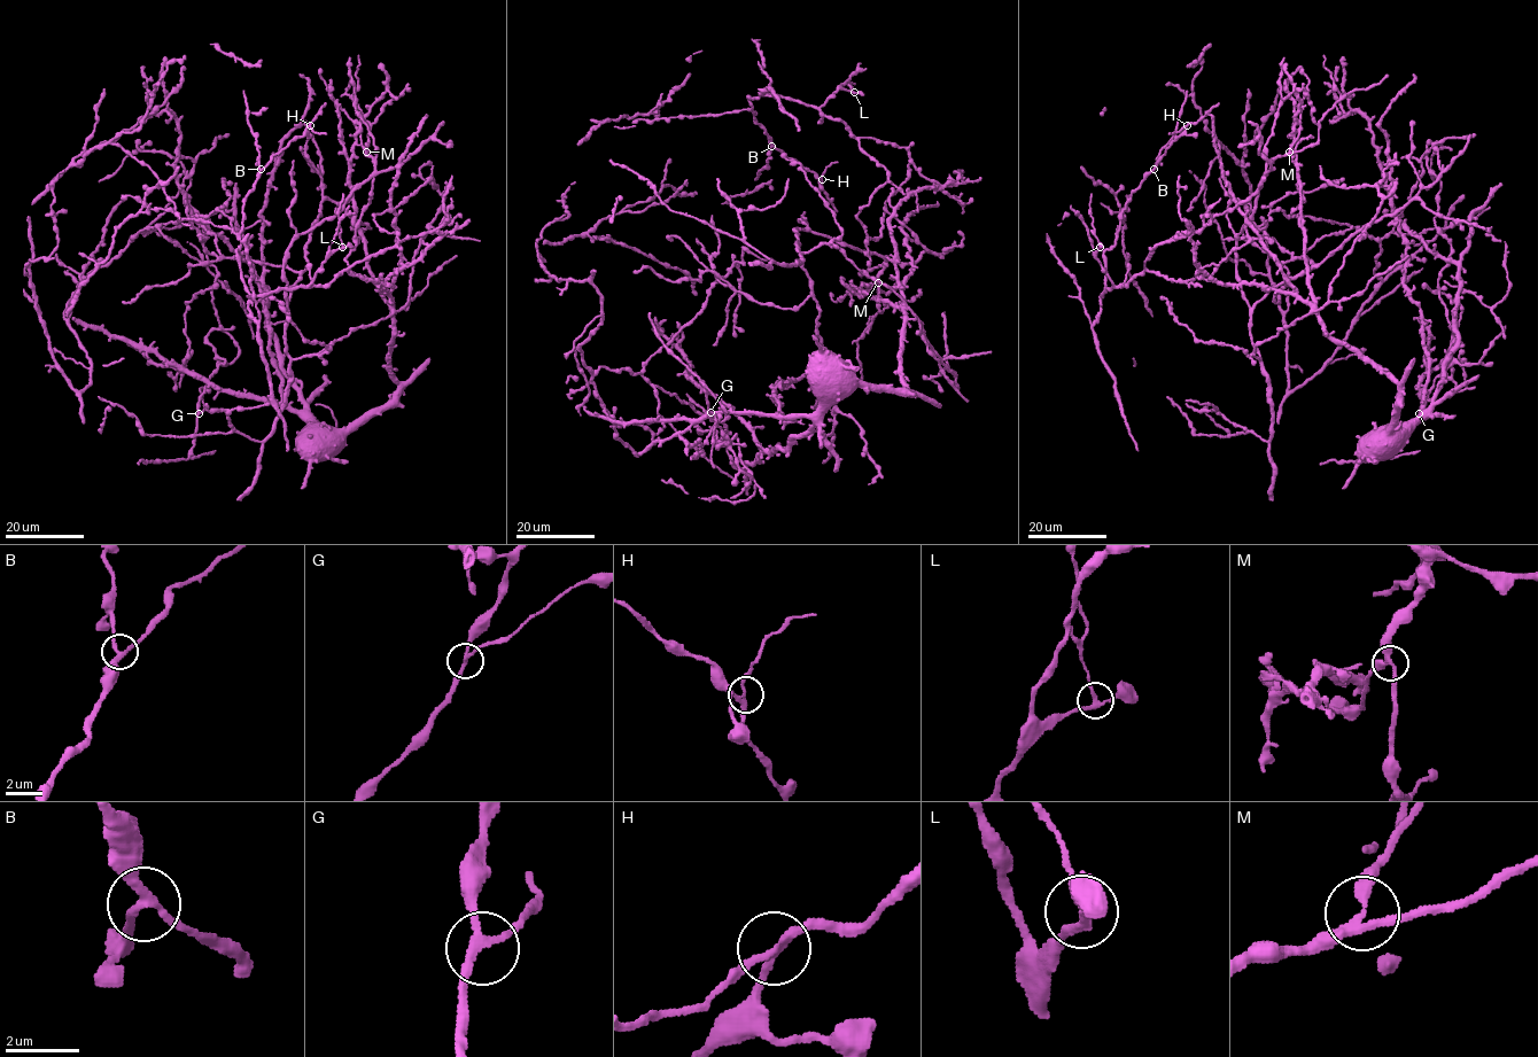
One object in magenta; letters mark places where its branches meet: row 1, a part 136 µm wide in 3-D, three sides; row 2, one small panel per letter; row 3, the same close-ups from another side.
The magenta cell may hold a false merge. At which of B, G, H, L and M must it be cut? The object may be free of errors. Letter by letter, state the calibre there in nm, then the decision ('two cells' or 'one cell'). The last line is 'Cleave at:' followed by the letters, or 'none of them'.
B: 220 nm | one cell
G: 190 nm | one cell
H: 200 nm | one cell
L: 200 nm | two cells
M: 240 nm | one cell
Cleave at: L

